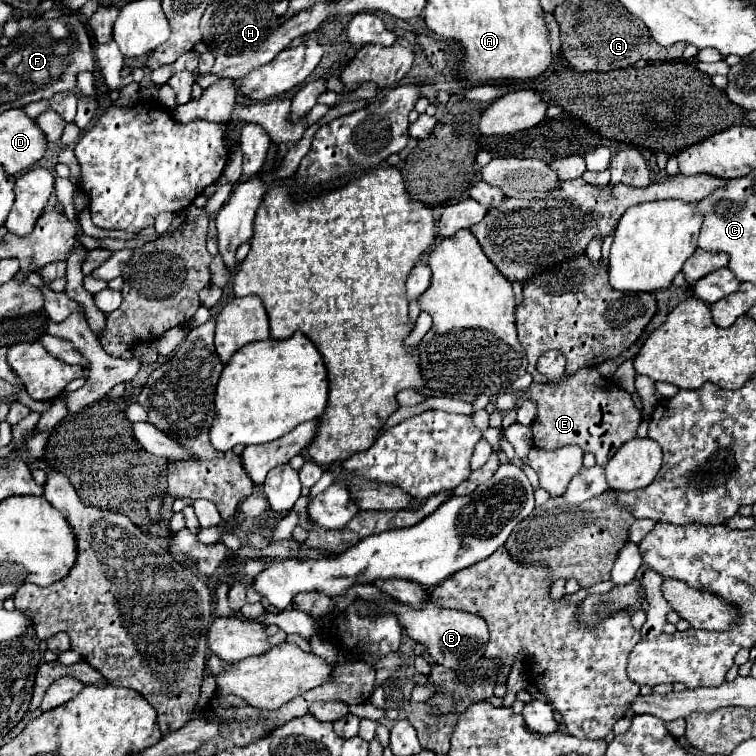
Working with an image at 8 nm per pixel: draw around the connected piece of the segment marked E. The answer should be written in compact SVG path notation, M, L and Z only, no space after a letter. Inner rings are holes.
M593 367L581 369L575 375L569 375L559 383L531 383L531 387L525 391L525 397L533 399L539 407L537 417L531 425L535 447L557 449L563 445L579 445L583 451L595 455L597 465L605 465L613 457L617 447L621 447L621 443L633 439L635 431L641 423L641 411L633 405L631 393L621 389L613 379L601 377L599 371Z

